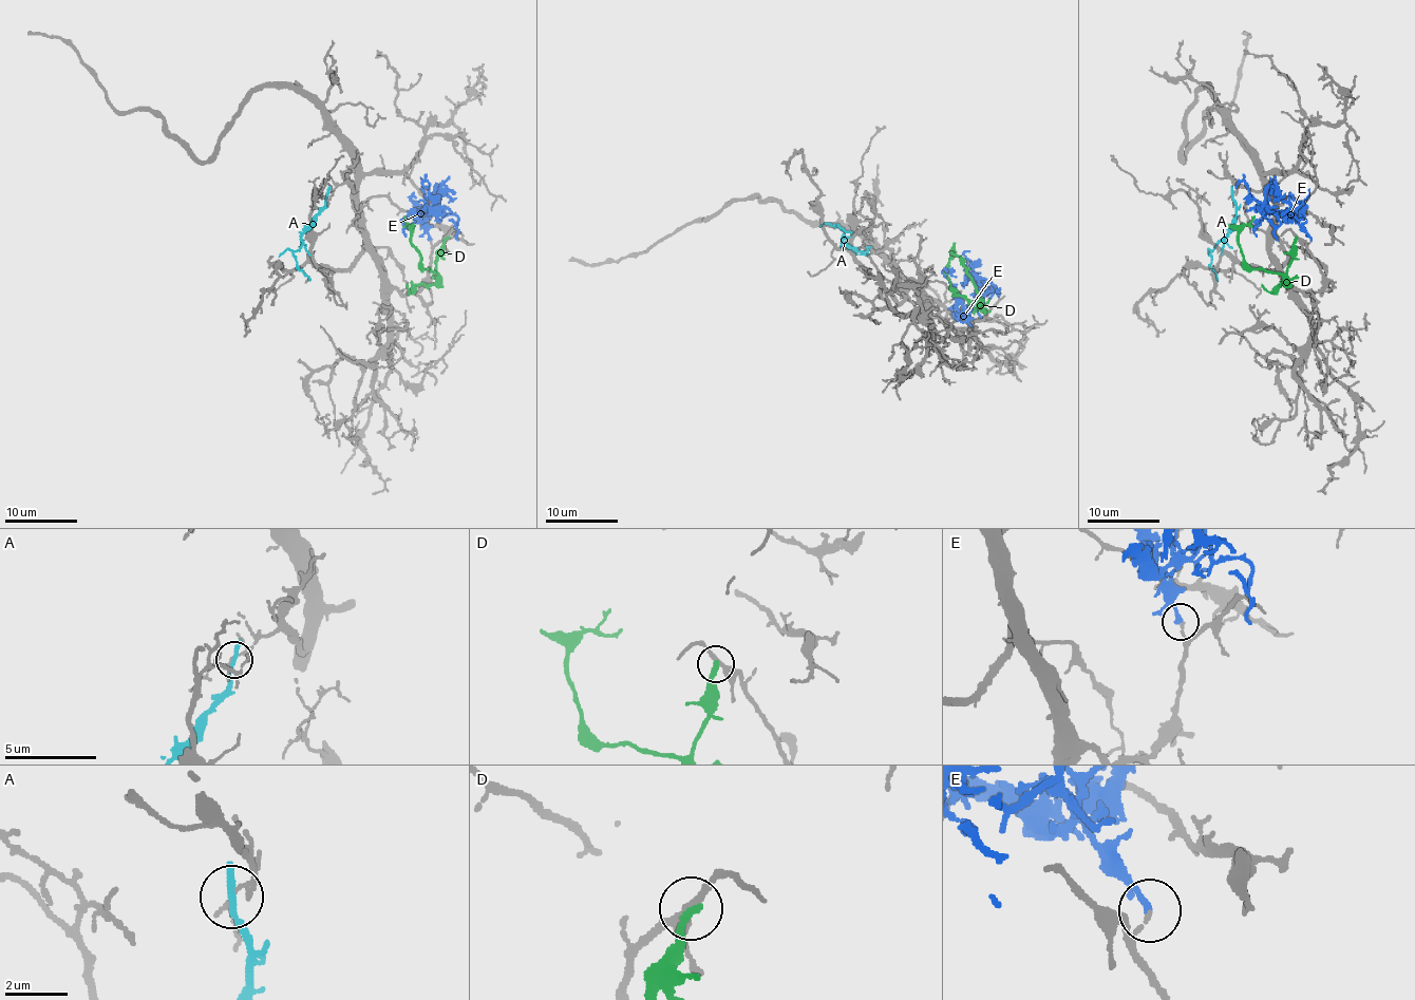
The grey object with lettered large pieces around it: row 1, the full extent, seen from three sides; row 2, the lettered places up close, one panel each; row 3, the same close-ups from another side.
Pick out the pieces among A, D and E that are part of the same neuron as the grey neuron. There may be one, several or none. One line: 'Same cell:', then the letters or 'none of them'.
Same cell: none of them

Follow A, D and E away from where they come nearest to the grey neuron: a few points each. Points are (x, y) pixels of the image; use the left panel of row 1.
A: (327, 194), (324, 209), (301, 236), (303, 243), (294, 253), (297, 266), (309, 281)
D: (447, 238), (436, 263), (436, 274), (423, 268), (418, 248), (411, 241), (409, 225), (403, 225), (407, 223)
E: (431, 240), (425, 223), (439, 209), (444, 214), (450, 211), (431, 199), (425, 181), (429, 187)

